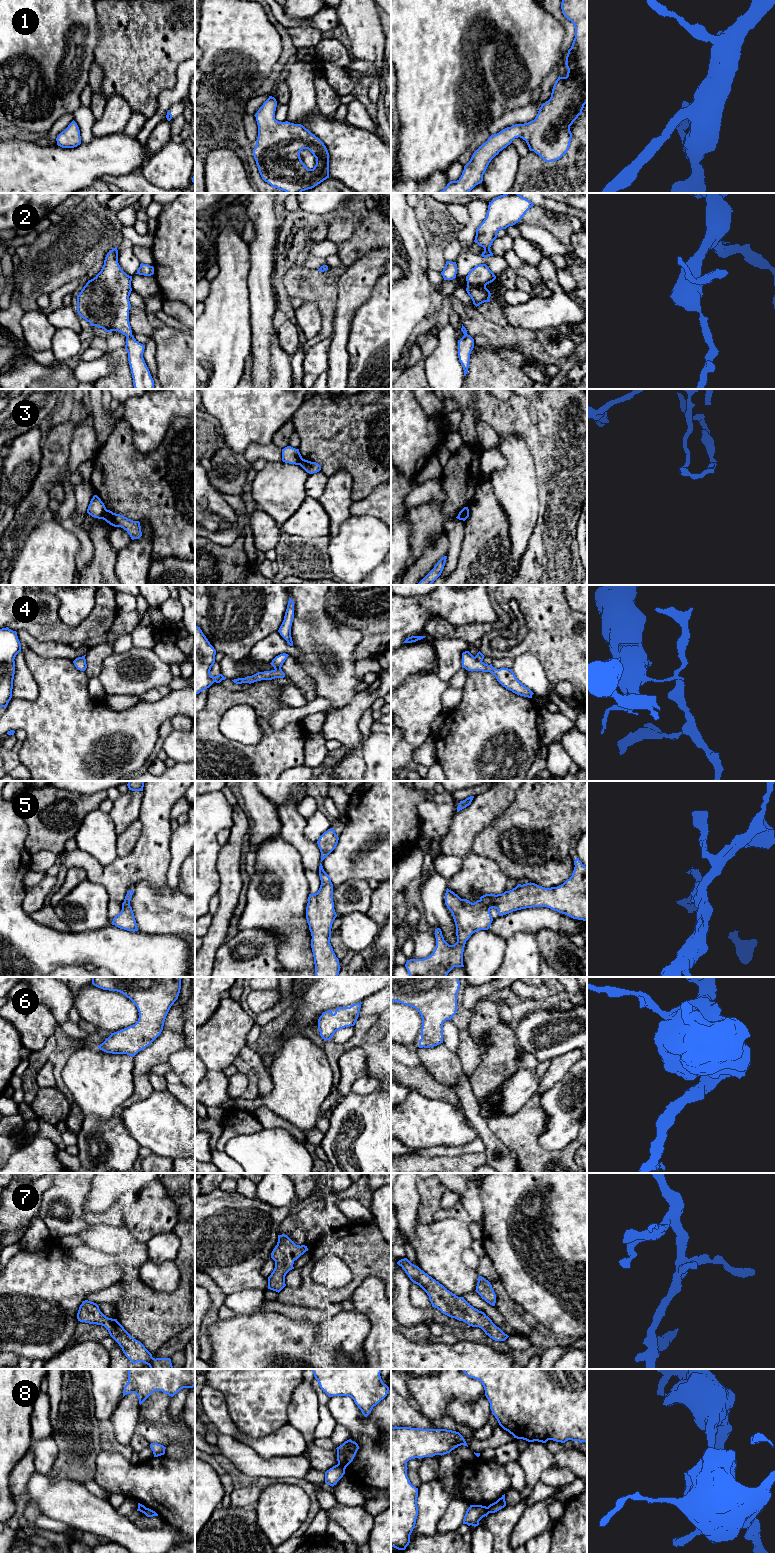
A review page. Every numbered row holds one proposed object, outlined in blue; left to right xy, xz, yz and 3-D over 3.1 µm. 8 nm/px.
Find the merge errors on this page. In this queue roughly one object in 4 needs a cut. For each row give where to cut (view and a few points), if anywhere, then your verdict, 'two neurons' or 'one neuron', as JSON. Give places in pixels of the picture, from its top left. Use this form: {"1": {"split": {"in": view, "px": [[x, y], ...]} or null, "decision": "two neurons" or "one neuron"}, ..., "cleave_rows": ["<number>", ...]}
{"1": {"split": null, "decision": "one neuron"}, "2": {"split": null, "decision": "one neuron"}, "3": {"split": {"in": "xy", "px": [[106, 509], [103, 519]]}, "decision": "two neurons"}, "4": {"split": {"in": "xz", "px": [[275, 668], [280, 669]]}, "decision": "two neurons"}, "5": {"split": null, "decision": "one neuron"}, "6": {"split": null, "decision": "one neuron"}, "7": {"split": null, "decision": "one neuron"}, "8": {"split": {"in": "xz", "px": [[337, 1464], [344, 1469]]}, "decision": "two neurons"}, "cleave_rows": ["3", "4", "8"]}

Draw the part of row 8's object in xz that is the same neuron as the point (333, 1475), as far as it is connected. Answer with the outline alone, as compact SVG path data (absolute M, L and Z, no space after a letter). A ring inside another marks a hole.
M337 1464L325 1472L325 1483L333 1487L344 1474L345 1469Z

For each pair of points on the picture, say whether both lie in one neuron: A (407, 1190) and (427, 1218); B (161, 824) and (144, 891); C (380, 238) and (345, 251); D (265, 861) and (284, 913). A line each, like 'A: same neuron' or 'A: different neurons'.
A: different neurons
B: different neurons
C: same neuron
D: same neuron

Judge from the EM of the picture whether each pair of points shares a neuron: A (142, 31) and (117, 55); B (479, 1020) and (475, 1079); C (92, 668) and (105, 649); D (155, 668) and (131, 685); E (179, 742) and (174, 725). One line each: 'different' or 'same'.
A: same
B: same
C: same
D: same
E: different

